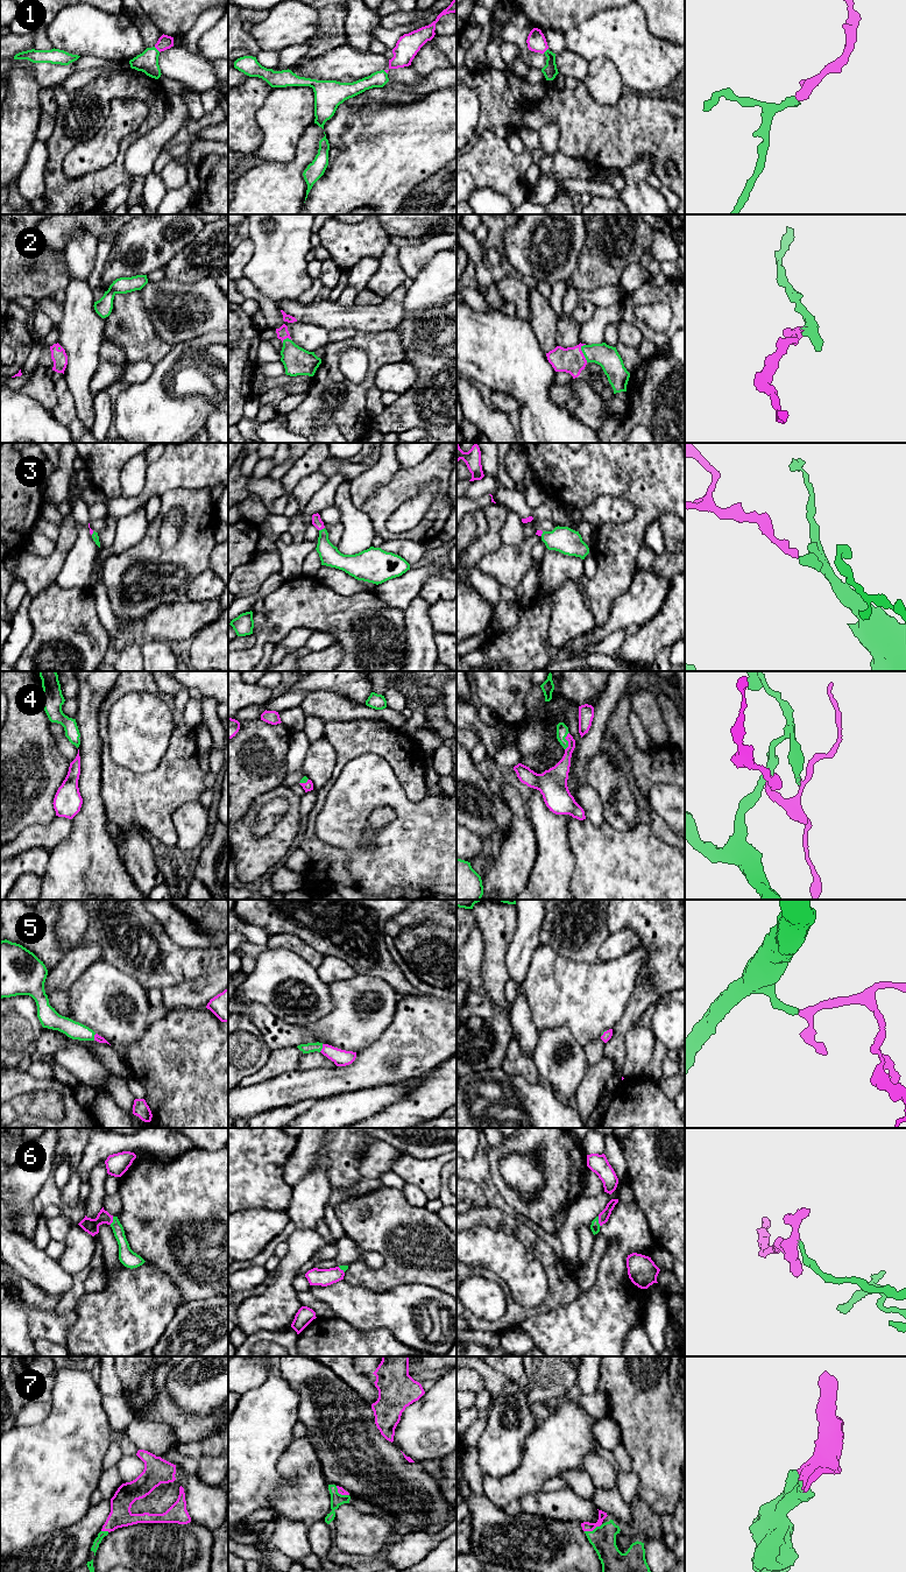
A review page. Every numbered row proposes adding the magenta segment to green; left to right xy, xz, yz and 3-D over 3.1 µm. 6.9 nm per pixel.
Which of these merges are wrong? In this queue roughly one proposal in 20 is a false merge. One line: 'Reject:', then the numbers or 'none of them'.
Reject: none of them

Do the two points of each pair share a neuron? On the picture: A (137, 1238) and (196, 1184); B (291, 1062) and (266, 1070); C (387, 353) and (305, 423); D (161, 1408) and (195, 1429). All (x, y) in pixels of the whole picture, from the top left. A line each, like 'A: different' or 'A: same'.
A: same
B: same
C: same
D: same

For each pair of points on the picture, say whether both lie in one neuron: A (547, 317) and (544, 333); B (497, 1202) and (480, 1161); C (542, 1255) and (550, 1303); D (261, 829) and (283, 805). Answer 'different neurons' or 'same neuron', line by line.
A: same neuron
B: same neuron
C: same neuron
D: same neuron

